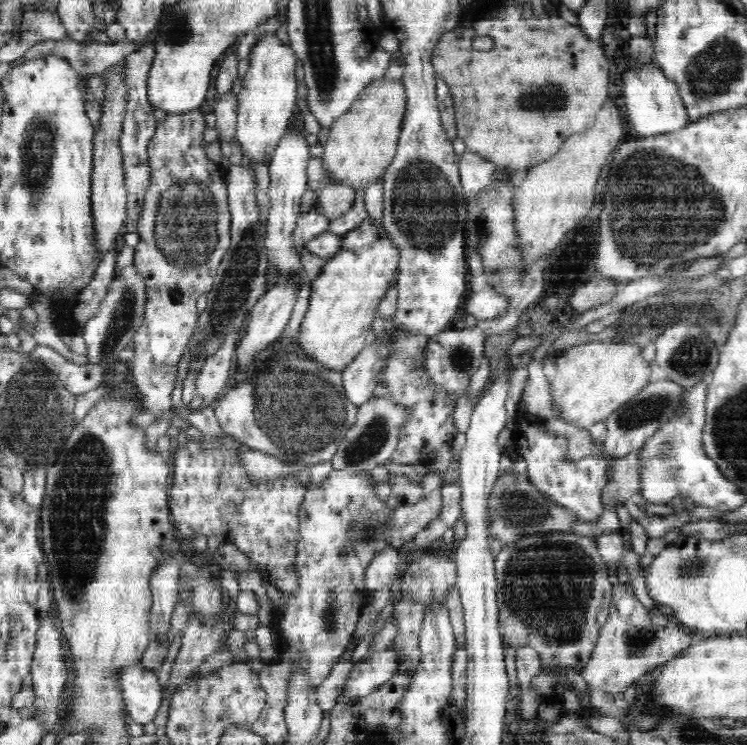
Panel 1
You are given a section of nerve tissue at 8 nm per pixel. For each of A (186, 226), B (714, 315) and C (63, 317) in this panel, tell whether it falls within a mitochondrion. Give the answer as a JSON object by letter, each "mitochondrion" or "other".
{"A":"mitochondrion","B":"mitochondrion","C":"other"}

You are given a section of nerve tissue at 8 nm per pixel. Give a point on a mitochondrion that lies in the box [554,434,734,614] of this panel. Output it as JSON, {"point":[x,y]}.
{"point":[692,568]}

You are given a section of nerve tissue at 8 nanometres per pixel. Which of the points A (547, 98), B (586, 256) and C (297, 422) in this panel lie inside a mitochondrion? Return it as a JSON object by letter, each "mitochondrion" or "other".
{"A":"mitochondrion","B":"mitochondrion","C":"mitochondrion"}

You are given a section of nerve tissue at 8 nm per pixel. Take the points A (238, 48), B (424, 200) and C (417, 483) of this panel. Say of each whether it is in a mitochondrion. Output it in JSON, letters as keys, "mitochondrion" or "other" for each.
{"A":"other","B":"mitochondrion","C":"other"}

